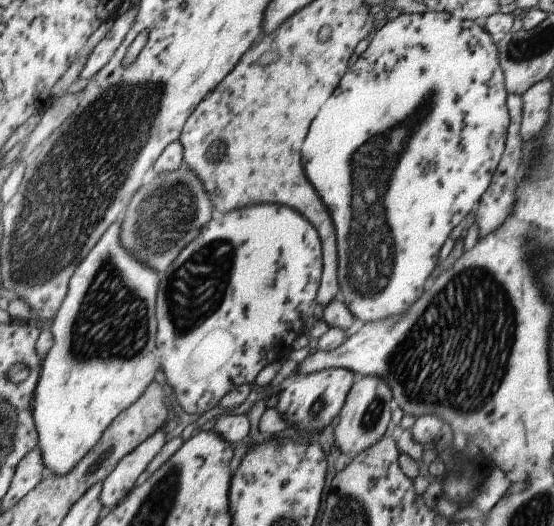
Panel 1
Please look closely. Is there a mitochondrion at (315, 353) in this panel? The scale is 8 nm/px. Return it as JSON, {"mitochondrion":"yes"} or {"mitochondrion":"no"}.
{"mitochondrion":"no"}

